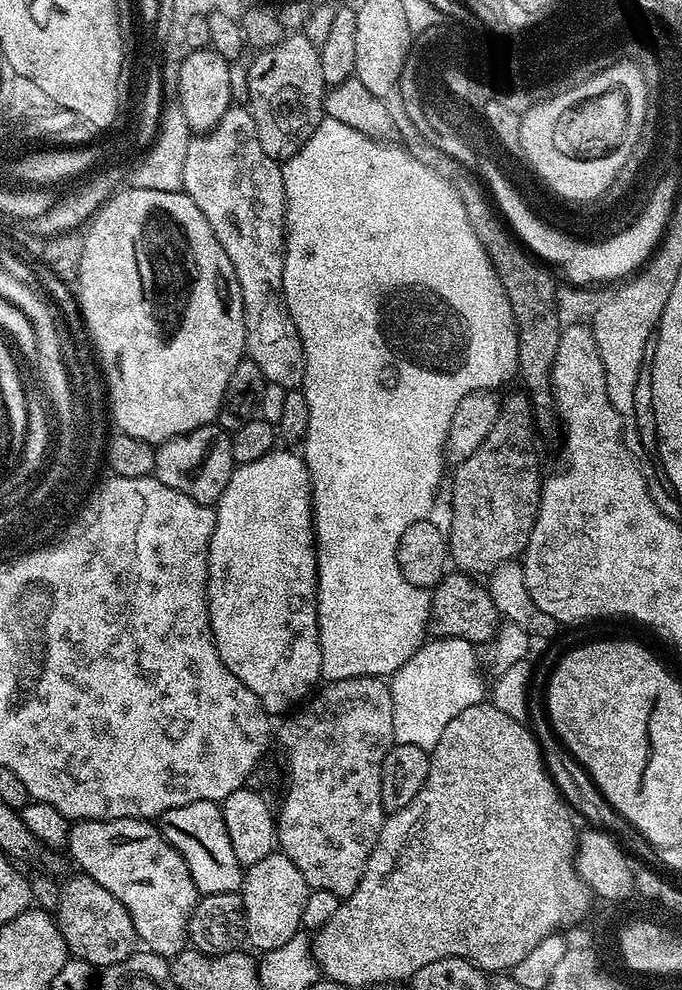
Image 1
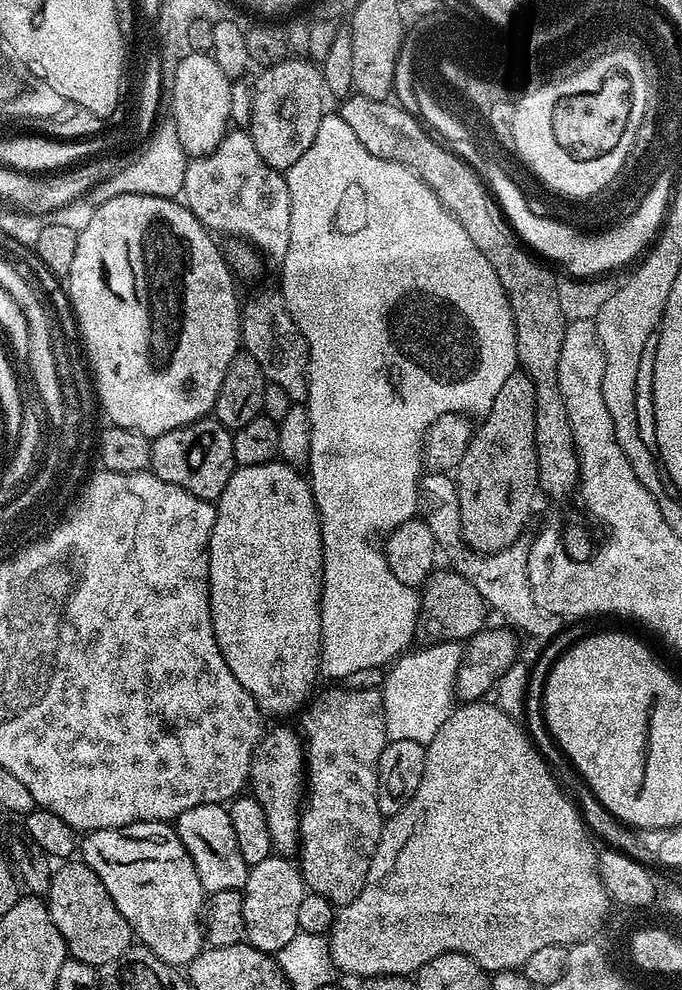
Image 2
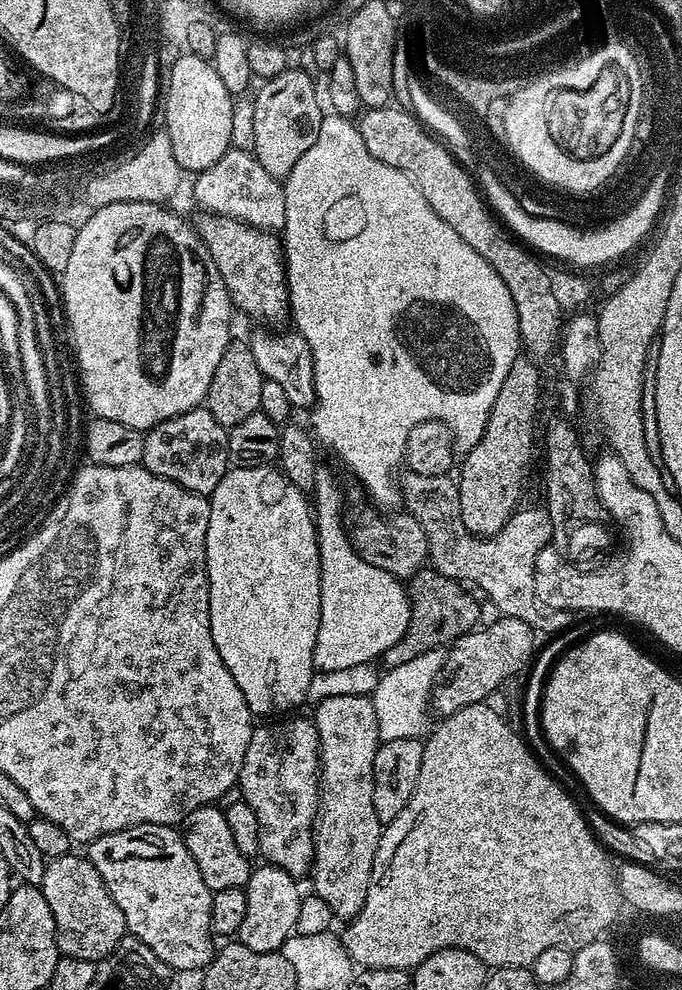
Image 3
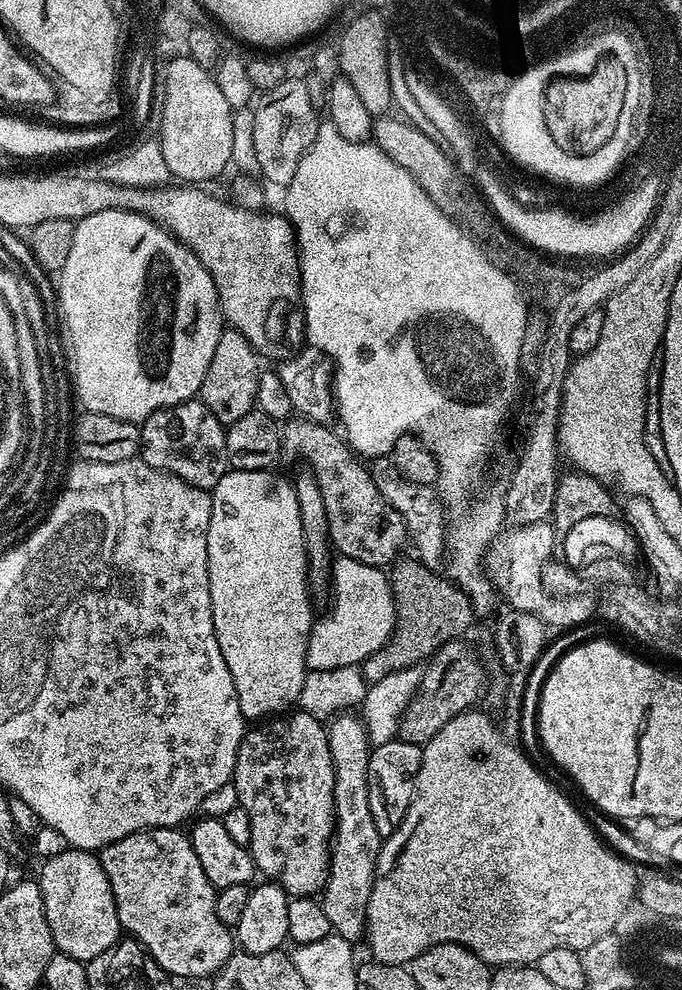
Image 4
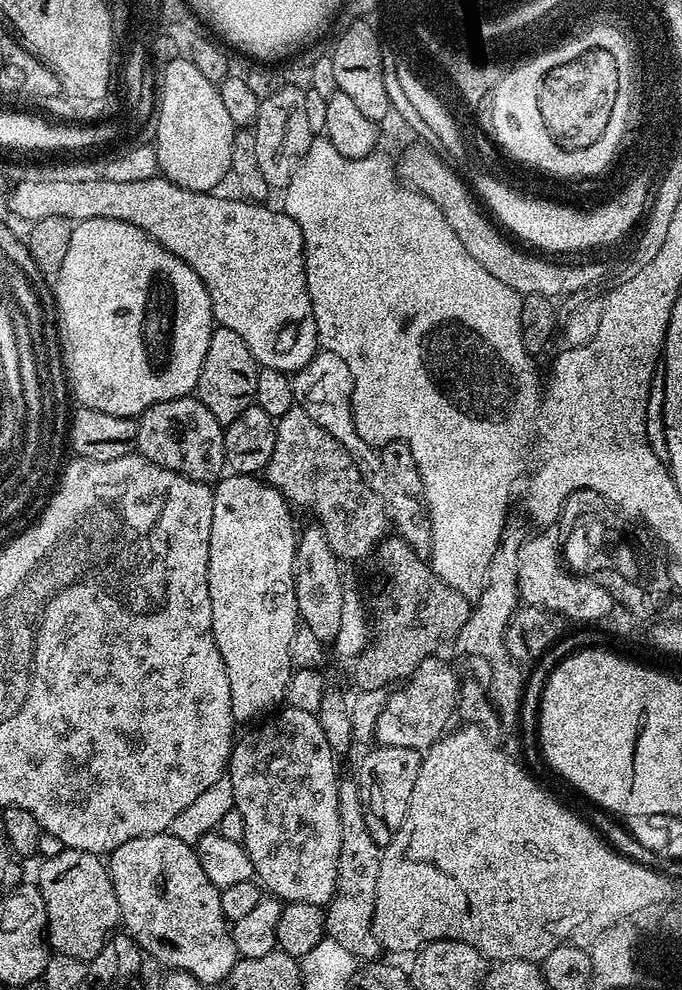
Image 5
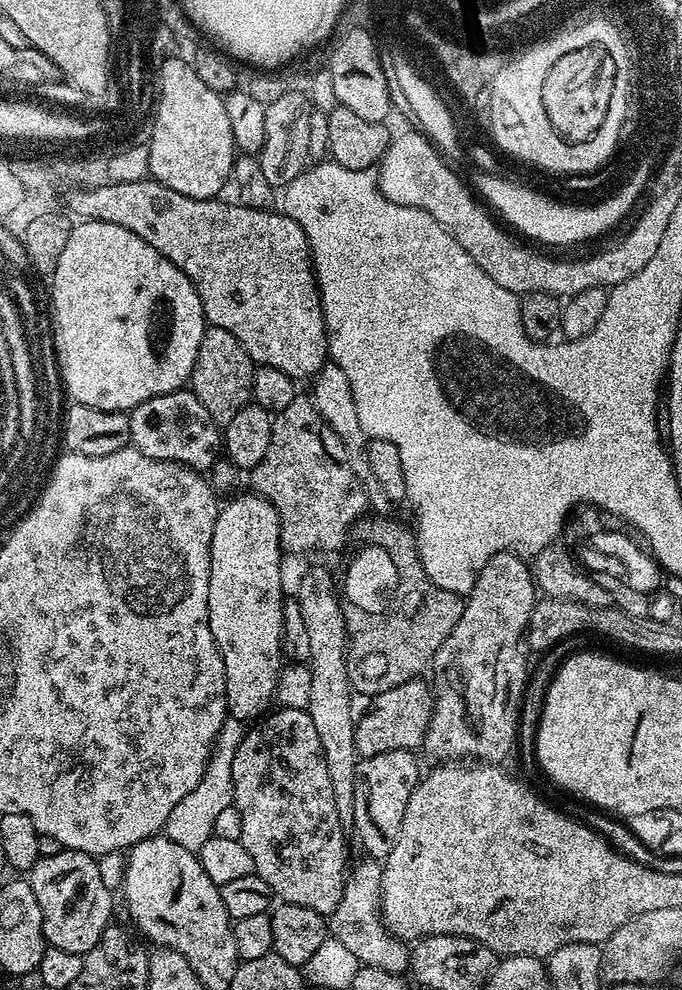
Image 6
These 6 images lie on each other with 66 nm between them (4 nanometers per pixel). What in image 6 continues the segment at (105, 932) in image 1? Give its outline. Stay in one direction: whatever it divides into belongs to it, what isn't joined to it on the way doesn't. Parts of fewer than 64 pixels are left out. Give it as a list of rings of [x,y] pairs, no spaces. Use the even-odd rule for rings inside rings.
[[[61,849],[58,854],[41,857],[29,869],[28,881],[42,909],[43,936],[49,947],[84,955],[110,926],[112,894],[98,864],[84,851]]]

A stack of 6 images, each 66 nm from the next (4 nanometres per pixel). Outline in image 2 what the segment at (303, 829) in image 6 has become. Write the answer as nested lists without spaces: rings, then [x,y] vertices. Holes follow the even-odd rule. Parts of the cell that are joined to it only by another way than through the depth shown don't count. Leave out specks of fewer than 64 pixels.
[[[274,728],[261,735],[252,752],[248,786],[266,814],[273,849],[281,855],[295,853],[299,847],[300,810],[306,786],[303,741],[295,729]]]

